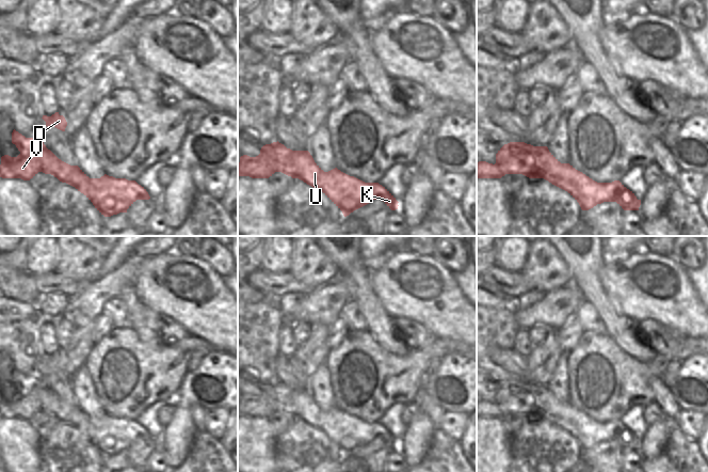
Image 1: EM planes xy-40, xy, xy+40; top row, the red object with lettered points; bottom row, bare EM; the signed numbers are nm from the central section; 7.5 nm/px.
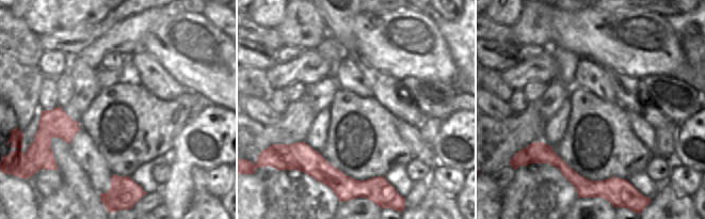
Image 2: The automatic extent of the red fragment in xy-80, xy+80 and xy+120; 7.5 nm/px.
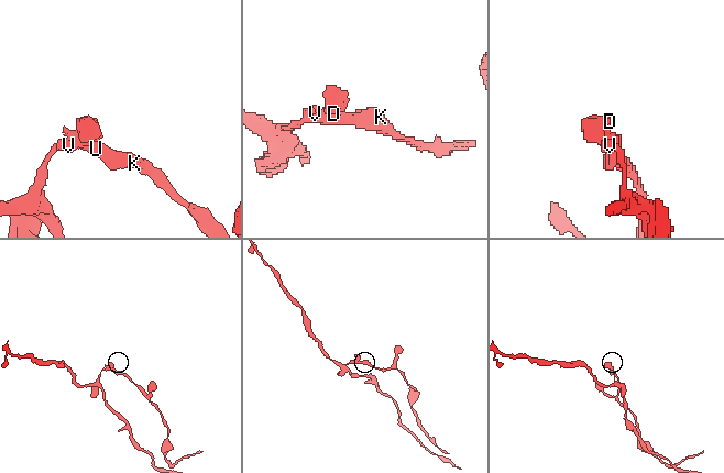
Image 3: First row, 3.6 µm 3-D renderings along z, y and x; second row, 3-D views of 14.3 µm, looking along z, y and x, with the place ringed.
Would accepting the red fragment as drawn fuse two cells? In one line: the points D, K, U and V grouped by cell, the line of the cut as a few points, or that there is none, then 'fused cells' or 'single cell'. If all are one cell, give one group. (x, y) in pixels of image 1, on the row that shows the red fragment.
groups D V / K U; cut xy+40 (503, 145), (517, 145), (529, 152), (535, 164), (536, 174); fused cells

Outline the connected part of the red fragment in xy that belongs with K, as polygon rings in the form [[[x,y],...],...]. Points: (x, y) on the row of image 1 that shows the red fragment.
[[[278,141],[264,146],[281,146],[288,153],[292,153],[293,160],[297,164],[297,175],[292,178],[299,178],[322,191],[342,211],[344,217],[373,200],[382,200],[391,210],[398,209],[399,202],[379,183],[365,183],[337,168],[324,172],[315,162],[308,151],[292,151]]]

